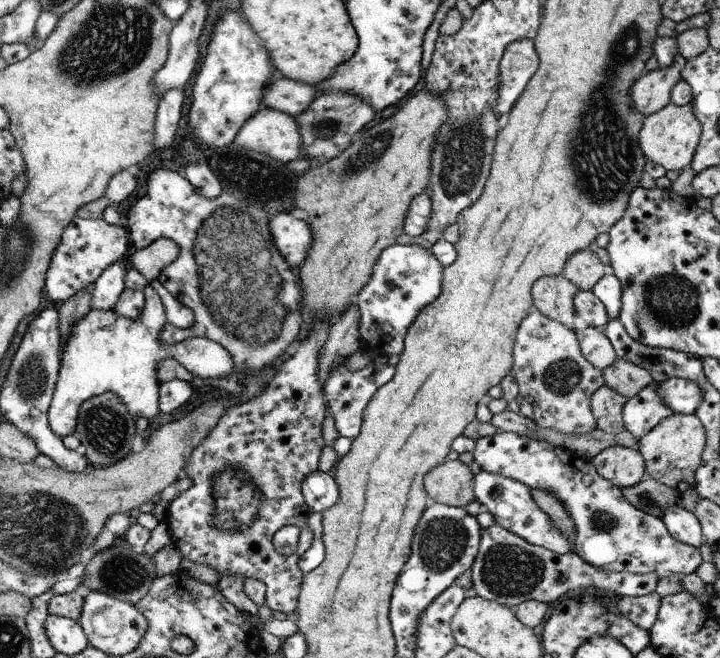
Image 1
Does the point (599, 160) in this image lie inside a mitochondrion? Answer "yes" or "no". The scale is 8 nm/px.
yes

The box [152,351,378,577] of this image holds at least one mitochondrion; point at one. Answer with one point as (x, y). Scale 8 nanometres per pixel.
(231, 496)

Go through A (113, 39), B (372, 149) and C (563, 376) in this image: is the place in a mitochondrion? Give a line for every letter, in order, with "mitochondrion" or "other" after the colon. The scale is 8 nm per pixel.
A: mitochondrion
B: mitochondrion
C: mitochondrion

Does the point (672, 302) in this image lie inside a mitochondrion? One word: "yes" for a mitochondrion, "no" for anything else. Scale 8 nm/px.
yes

